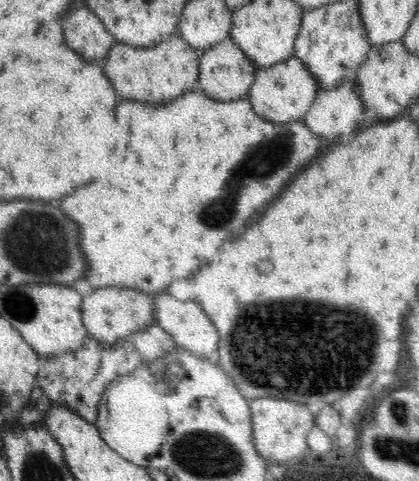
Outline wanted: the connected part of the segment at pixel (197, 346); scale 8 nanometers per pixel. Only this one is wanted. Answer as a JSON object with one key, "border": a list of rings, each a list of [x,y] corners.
{"border":[[[159,292],[153,305],[154,323],[172,336],[178,348],[196,354],[218,350],[218,331],[196,302],[180,302],[168,292]]]}

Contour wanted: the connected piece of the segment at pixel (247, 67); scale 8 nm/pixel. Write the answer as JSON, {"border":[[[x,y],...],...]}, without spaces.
{"border":[[[231,36],[200,52],[197,88],[214,100],[232,101],[247,97],[255,79],[256,65],[233,42]]]}

